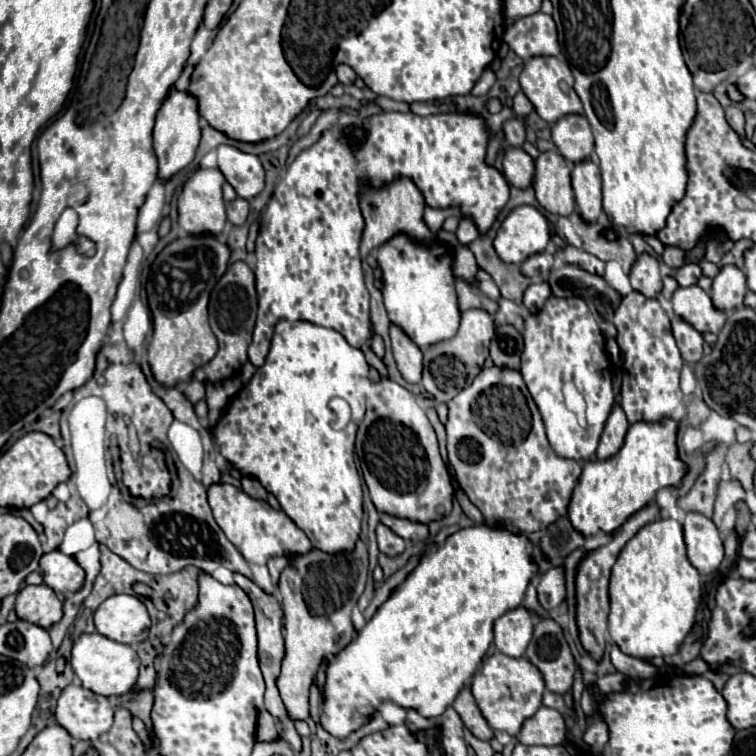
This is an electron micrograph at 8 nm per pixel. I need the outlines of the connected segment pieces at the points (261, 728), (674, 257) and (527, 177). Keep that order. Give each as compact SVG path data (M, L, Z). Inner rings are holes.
M263 710L257 718L257 740L259 742L271 742L277 736L279 736L279 730L277 730L275 718L271 718L271 714L267 714L267 710Z
M667 246L665 252L663 252L663 262L669 266L669 268L681 268L683 266L683 250L681 248L673 248L673 246Z
M505 148L503 154L503 174L515 188L527 188L535 176L533 158L521 148Z

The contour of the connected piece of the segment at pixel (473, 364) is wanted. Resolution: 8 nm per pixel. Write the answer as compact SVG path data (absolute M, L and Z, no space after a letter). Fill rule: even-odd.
M467 310L467 312L461 314L459 332L453 338L423 348L423 378L421 378L421 384L429 394L435 396L435 402L449 402L453 396L457 396L463 388L467 388L473 382L473 378L481 372L483 362L489 357L489 342L493 338L493 330L495 330L493 318L485 310Z

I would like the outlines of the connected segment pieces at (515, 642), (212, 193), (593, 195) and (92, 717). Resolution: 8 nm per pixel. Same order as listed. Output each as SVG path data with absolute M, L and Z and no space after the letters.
M523 606L505 612L495 622L495 646L499 652L507 656L521 658L531 640L531 634L533 634L533 618Z
M197 170L191 180L185 182L183 192L179 196L179 226L187 234L211 234L211 236L221 236L223 226L227 222L225 216L225 202L221 194L221 186L225 182L225 176L217 170Z
M591 160L577 162L571 172L575 202L585 222L595 222L603 212L601 206L601 172Z
M71 684L57 700L55 720L75 740L97 740L113 724L113 706L109 698Z

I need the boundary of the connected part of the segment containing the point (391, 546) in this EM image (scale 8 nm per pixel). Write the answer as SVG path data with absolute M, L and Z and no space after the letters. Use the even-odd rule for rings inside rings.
M379 524L377 526L377 544L379 544L379 550L387 556L399 556L403 550L405 550L405 542L403 538L399 538L395 532L391 532L387 526Z

